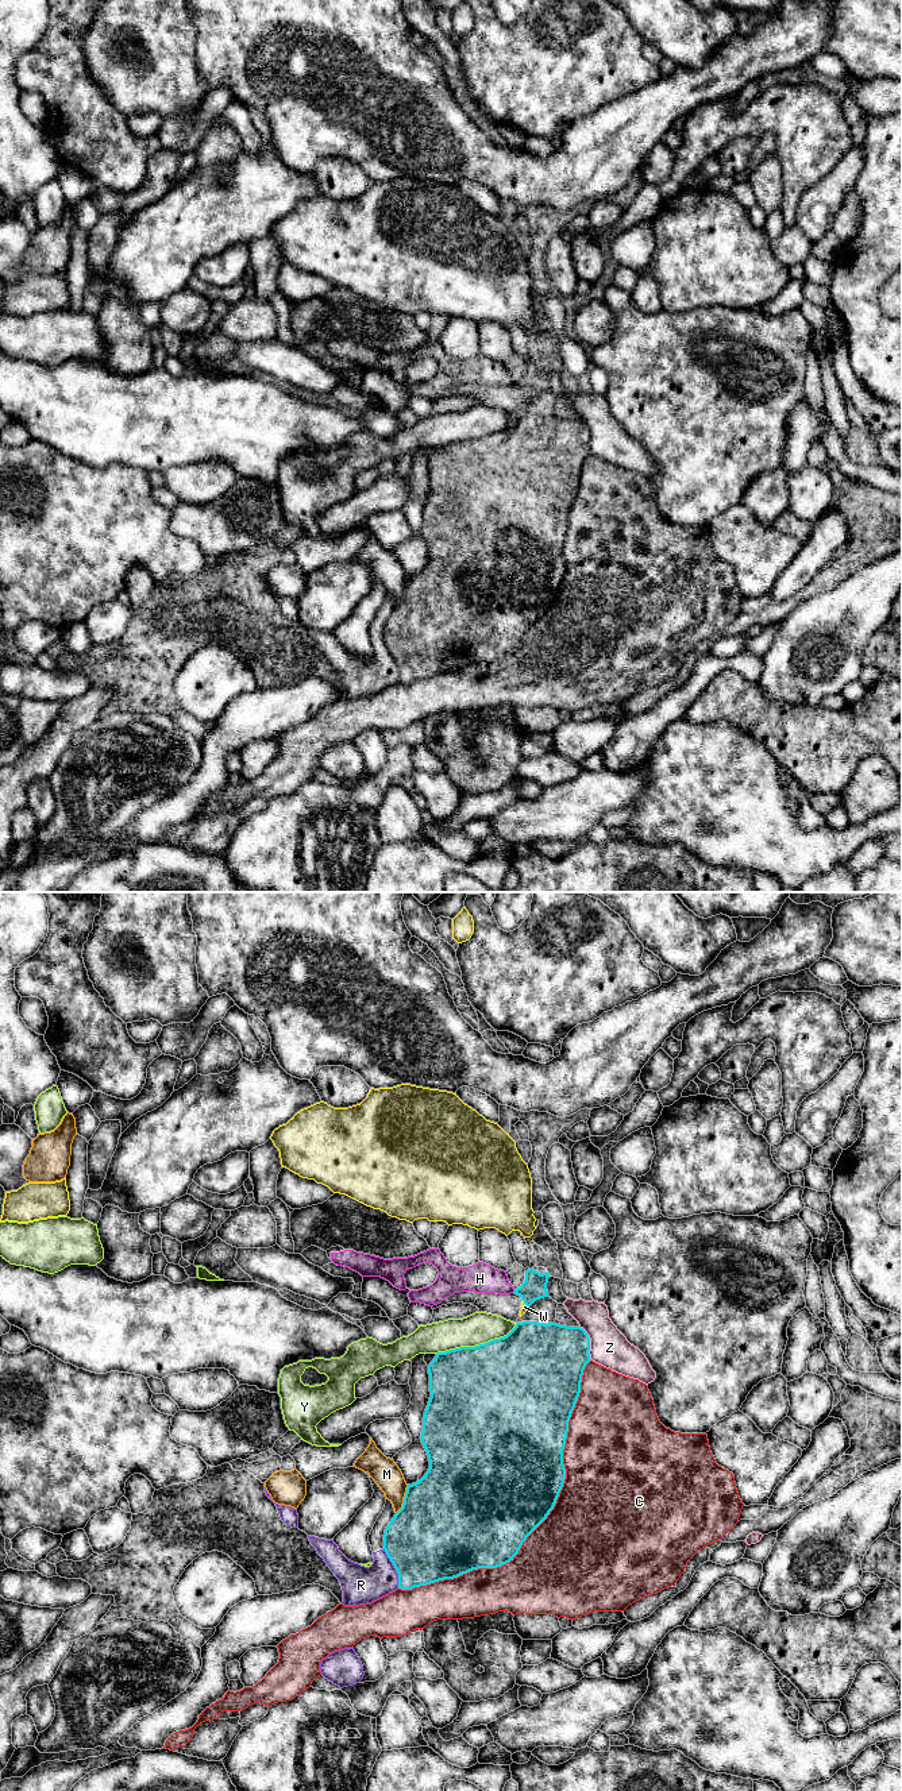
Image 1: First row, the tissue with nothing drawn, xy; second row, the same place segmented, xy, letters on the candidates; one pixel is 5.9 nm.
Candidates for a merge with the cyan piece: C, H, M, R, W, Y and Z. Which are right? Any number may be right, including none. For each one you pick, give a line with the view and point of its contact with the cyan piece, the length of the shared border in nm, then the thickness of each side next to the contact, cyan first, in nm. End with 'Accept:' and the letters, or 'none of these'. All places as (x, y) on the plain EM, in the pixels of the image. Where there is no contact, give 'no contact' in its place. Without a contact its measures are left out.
Accept: none of these

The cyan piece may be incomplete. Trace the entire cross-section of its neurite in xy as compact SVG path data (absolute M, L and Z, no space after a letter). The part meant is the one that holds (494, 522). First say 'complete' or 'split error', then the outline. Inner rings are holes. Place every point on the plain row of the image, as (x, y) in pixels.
complete | M523 414L504 431L475 440L460 440L437 445L428 459L431 490L423 510L421 536L427 544L429 561L416 576L408 578L402 601L385 622L383 642L398 667L398 682L412 683L444 672L454 672L478 661L501 660L519 646L527 630L547 611L554 602L566 572L563 543L568 514L581 486L581 475L590 452L590 431L581 420L556 416Z

